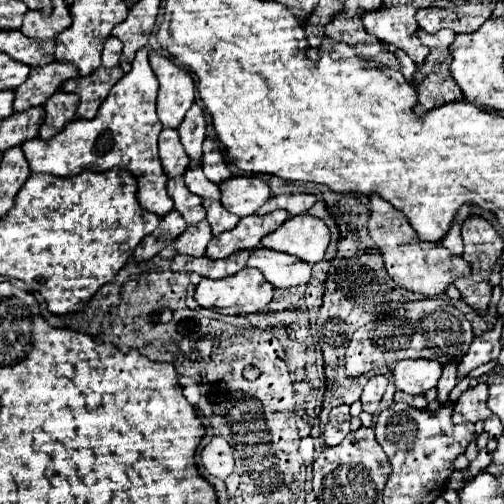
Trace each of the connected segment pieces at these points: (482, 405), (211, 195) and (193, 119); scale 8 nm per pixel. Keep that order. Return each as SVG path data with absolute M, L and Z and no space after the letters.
M478 383L478 387L468 389L460 401L454 405L454 415L452 423L476 423L476 421L486 421L492 417L492 411L486 405L488 399L488 385Z
M190 163L190 167L184 173L186 185L192 193L196 193L202 199L220 199L220 189L216 183L212 183L210 179L206 179L206 175L202 173L202 167L198 163Z
M194 103L190 107L190 111L186 113L178 131L180 131L180 139L182 139L182 145L188 153L188 157L194 161L200 161L202 159L202 143L206 139L206 117L204 117L204 111L200 105Z

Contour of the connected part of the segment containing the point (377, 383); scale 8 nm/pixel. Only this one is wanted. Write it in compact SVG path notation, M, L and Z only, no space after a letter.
M384 375L370 377L370 381L366 383L366 387L362 391L362 399L360 399L366 413L370 413L370 415L376 415L378 413L378 405L382 401L382 395L386 391L386 385L388 385L388 379Z

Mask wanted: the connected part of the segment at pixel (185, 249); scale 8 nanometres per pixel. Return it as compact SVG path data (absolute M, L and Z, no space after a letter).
M200 221L196 225L186 227L186 231L174 241L174 249L180 255L202 257L210 239L212 239L212 233L210 233L208 221Z

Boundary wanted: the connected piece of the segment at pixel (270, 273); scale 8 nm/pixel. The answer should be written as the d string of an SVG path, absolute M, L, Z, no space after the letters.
M256 249L246 267L256 267L264 273L266 281L274 287L296 287L306 285L310 281L310 265L300 261L298 257L292 257L288 253L272 251L272 249Z

